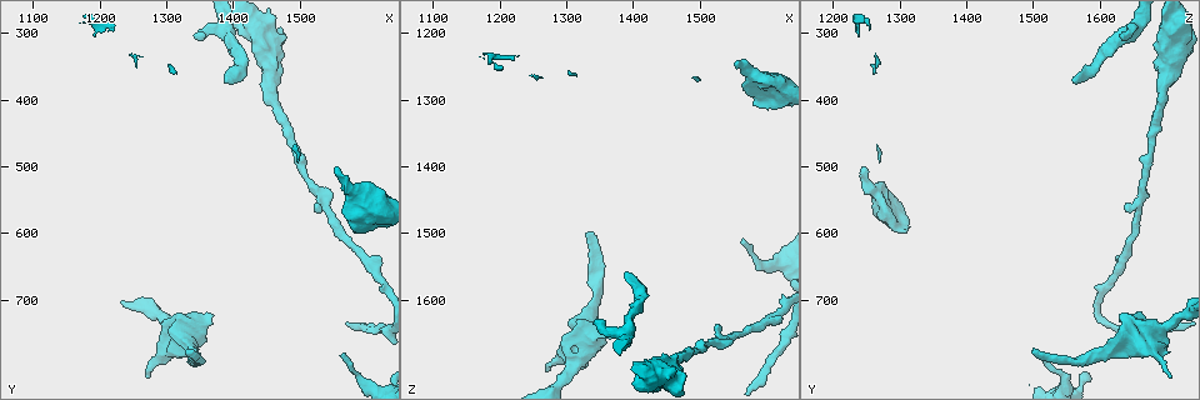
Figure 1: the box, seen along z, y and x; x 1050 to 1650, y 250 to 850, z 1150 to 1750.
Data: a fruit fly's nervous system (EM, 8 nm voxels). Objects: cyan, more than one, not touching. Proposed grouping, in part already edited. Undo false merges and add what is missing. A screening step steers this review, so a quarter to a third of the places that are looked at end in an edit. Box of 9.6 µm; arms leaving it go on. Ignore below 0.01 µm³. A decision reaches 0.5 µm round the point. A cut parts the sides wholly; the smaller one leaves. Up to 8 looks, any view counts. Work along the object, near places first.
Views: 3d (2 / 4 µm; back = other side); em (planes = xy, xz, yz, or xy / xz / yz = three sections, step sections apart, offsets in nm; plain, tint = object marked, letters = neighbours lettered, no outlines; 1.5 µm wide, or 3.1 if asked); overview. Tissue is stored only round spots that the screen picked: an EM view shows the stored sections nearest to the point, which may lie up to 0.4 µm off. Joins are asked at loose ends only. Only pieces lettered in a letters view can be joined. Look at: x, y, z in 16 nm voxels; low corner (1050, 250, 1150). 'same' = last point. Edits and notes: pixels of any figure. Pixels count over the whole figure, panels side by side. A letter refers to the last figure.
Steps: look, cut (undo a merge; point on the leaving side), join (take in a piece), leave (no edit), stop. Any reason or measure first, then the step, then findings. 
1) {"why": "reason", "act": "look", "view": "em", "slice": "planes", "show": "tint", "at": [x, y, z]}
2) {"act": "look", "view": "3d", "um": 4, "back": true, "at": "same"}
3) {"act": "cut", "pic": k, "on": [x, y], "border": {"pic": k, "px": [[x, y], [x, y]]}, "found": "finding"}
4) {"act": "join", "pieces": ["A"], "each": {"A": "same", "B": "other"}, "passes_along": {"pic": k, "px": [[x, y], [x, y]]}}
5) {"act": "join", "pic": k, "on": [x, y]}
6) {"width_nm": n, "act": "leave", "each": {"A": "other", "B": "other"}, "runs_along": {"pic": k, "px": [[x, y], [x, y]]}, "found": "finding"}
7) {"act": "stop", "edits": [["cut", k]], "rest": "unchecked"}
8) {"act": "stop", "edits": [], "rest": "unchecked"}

{"why": "an open end", "act": "look", "view": "3d", "um": 2, "at": [1330, 775, 1495]}

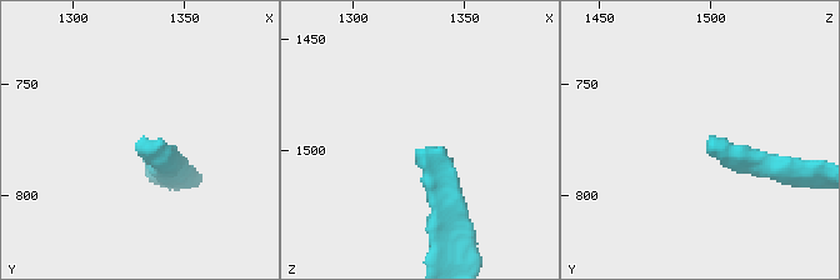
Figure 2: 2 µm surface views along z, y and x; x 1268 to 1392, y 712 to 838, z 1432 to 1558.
{"act": "look", "view": "em", "slice": "xz", "step": 8, "show": "letters", "at": [1331, 777, 1500]}

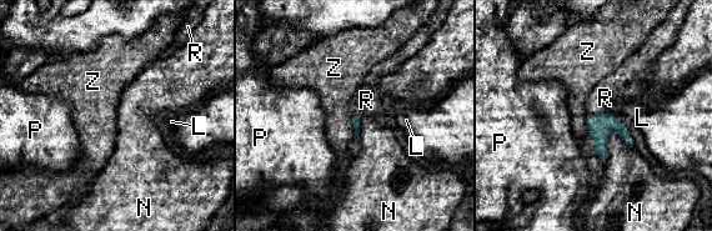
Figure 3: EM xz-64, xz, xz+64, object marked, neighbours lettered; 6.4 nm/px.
{"act": "join", "pieces": ["R"], "each": {"L": "other", "N": "other", "P": "other", "R": "same", "Z": "other"}, "passes_along": {"pic": 3, "px": [[600, 126], [601, 114], [605, 98]]}, "found": "it goes on there"}

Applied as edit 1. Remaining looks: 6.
{"why": "see it whole again", "act": "look", "view": "overview"}

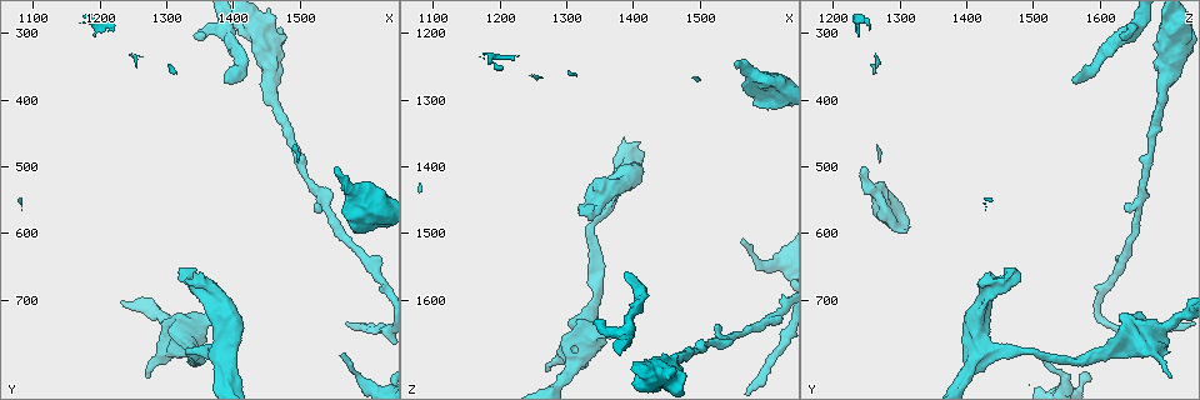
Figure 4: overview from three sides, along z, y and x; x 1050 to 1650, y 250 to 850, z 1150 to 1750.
{"why": "an open end", "act": "look", "view": "em", "slice": "yz", "step": 4, "show": "letters", "at": [1385, 375, 1565]}

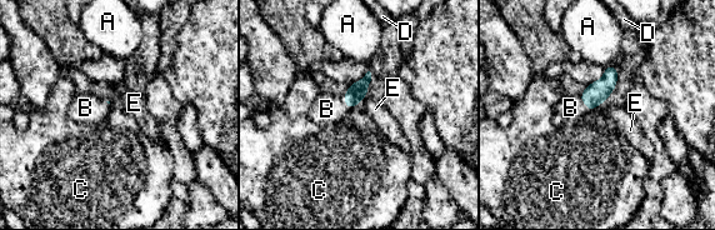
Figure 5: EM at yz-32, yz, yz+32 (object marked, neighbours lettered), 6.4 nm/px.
{"act": "join", "pieces": ["B"], "each": {"A": "other", "B": "same", "C": "other", "D": "other", "E": "other"}, "passes_along": {"pic": 5, "px": [[596, 93], [584, 103], [570, 108]]}, "found": "the cell continues"}

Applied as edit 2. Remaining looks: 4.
{"why": "see it whole again", "act": "look", "view": "overview"}

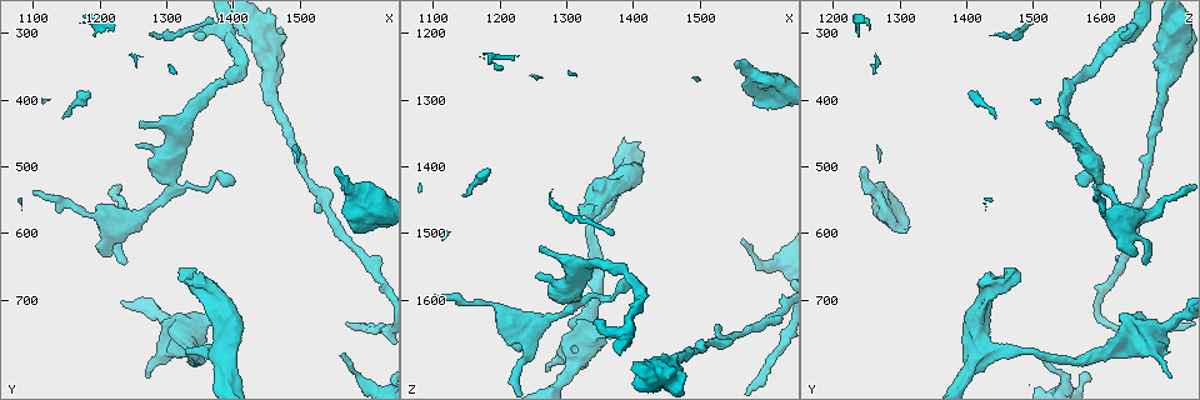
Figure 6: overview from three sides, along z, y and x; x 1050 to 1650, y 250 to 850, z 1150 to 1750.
{"act": "look", "view": "em", "slice": "xy", "step": 8, "show": "letters", "at": [1100, 535, 1590]}

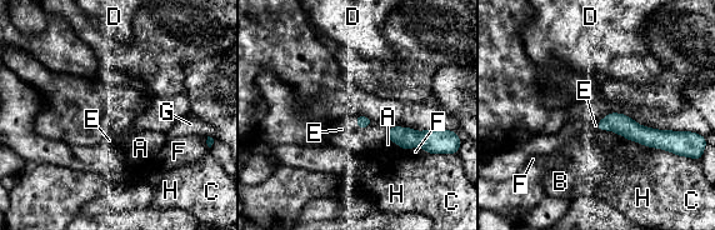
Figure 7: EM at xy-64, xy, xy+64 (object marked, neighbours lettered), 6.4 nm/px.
{"act": "join", "pieces": ["E"], "each": {"A": "other", "B": "other", "C": "other", "D": "other", "E": "same", "F": "other", "G": "other", "H": "other"}, "found": "it goes on there"}

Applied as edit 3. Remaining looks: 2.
{"act": "stop", "edits": [["join", 3], ["join", 5], ["join", 7]], "rest": "unchecked"}

